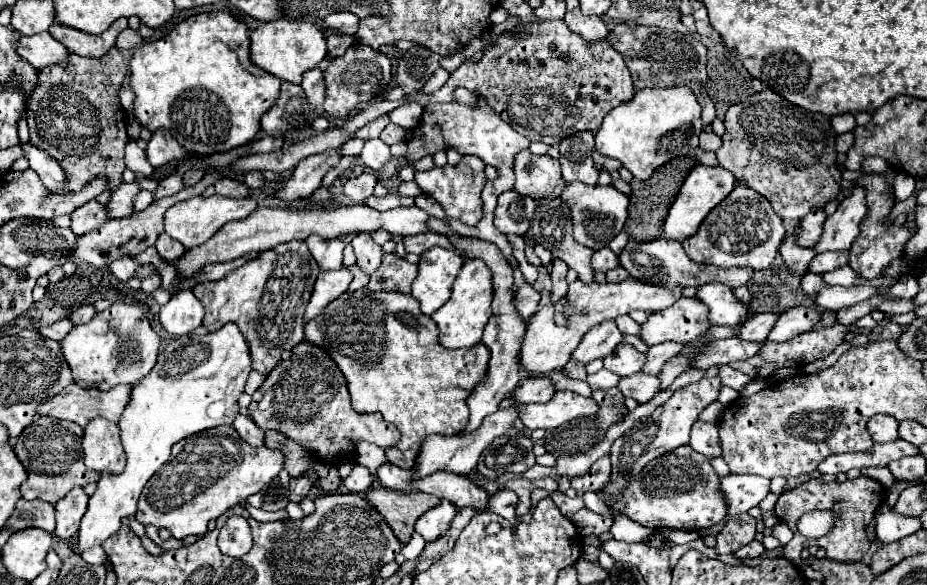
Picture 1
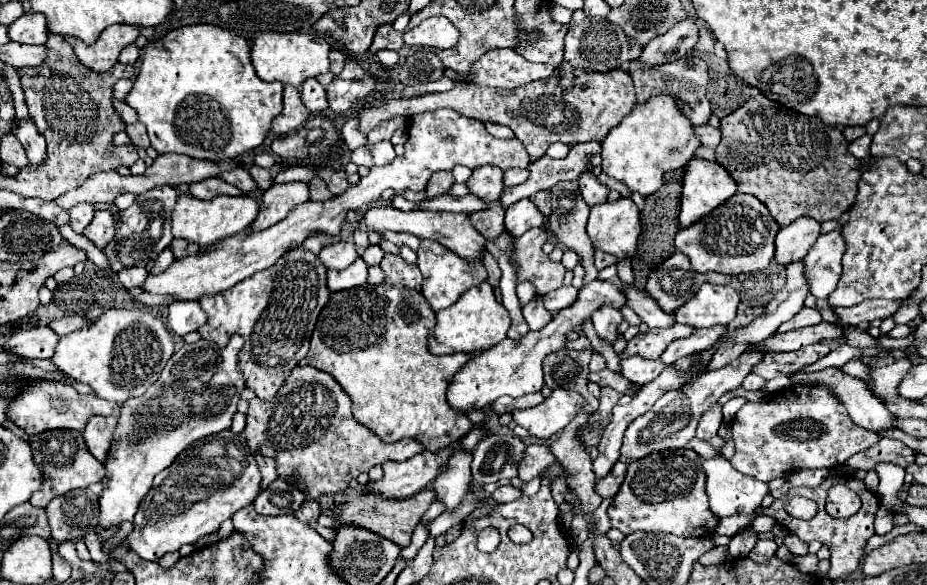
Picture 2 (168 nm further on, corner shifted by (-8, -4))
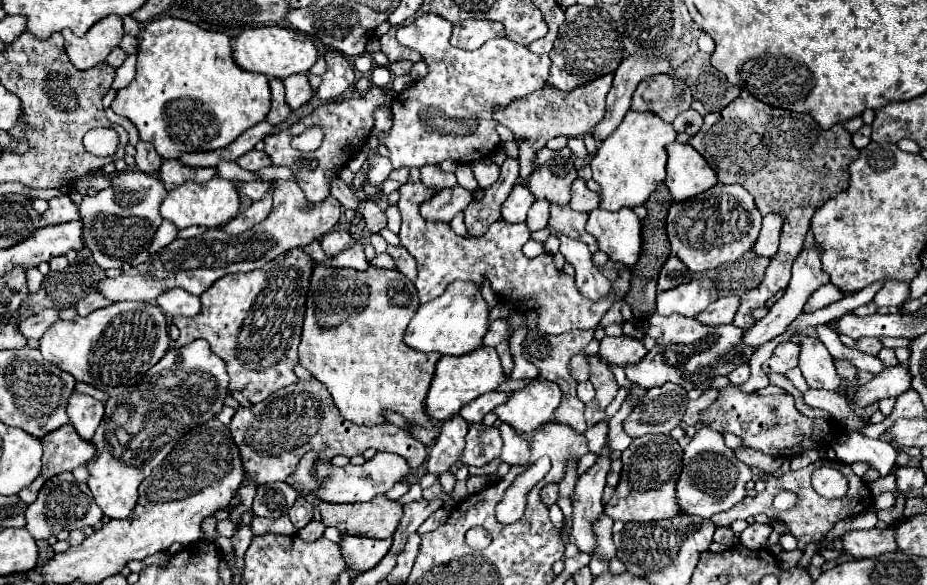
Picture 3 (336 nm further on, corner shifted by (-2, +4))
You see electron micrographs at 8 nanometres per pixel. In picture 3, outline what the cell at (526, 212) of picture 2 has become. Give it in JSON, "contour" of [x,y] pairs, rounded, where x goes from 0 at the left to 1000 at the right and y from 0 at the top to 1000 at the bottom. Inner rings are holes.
{"contour":[[[556,316],[547,344],[543,347],[543,374],[547,381],[566,381],[569,378],[569,361],[575,350],[577,337],[566,316]]]}

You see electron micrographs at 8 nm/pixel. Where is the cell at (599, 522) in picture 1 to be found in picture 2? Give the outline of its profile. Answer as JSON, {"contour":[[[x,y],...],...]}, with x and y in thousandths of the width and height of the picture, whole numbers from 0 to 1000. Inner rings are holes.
{"contour":[[[743,764],[709,771],[679,791],[674,822],[655,877],[659,897],[674,915],[685,908],[715,908],[730,918],[765,918],[771,911],[776,891],[763,863],[761,805],[754,778]]]}

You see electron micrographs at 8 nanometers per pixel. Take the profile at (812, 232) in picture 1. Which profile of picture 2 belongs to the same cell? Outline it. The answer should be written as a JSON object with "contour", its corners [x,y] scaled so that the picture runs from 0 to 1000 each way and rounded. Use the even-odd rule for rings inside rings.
{"contour":[[[864,371],[858,381],[840,391],[836,405],[834,443],[843,453],[864,446],[871,436],[871,429],[877,422],[881,405],[883,405],[883,381],[873,371]]]}

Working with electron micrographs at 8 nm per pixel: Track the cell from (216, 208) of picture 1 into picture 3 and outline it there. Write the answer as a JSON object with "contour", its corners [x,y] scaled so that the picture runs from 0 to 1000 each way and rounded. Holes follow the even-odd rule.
{"contour":[[[232,303],[223,313],[197,313],[197,320],[182,326],[174,347],[174,371],[191,385],[193,391],[200,391],[206,385],[241,388],[258,364],[258,354],[260,354],[260,340],[251,309]]]}

